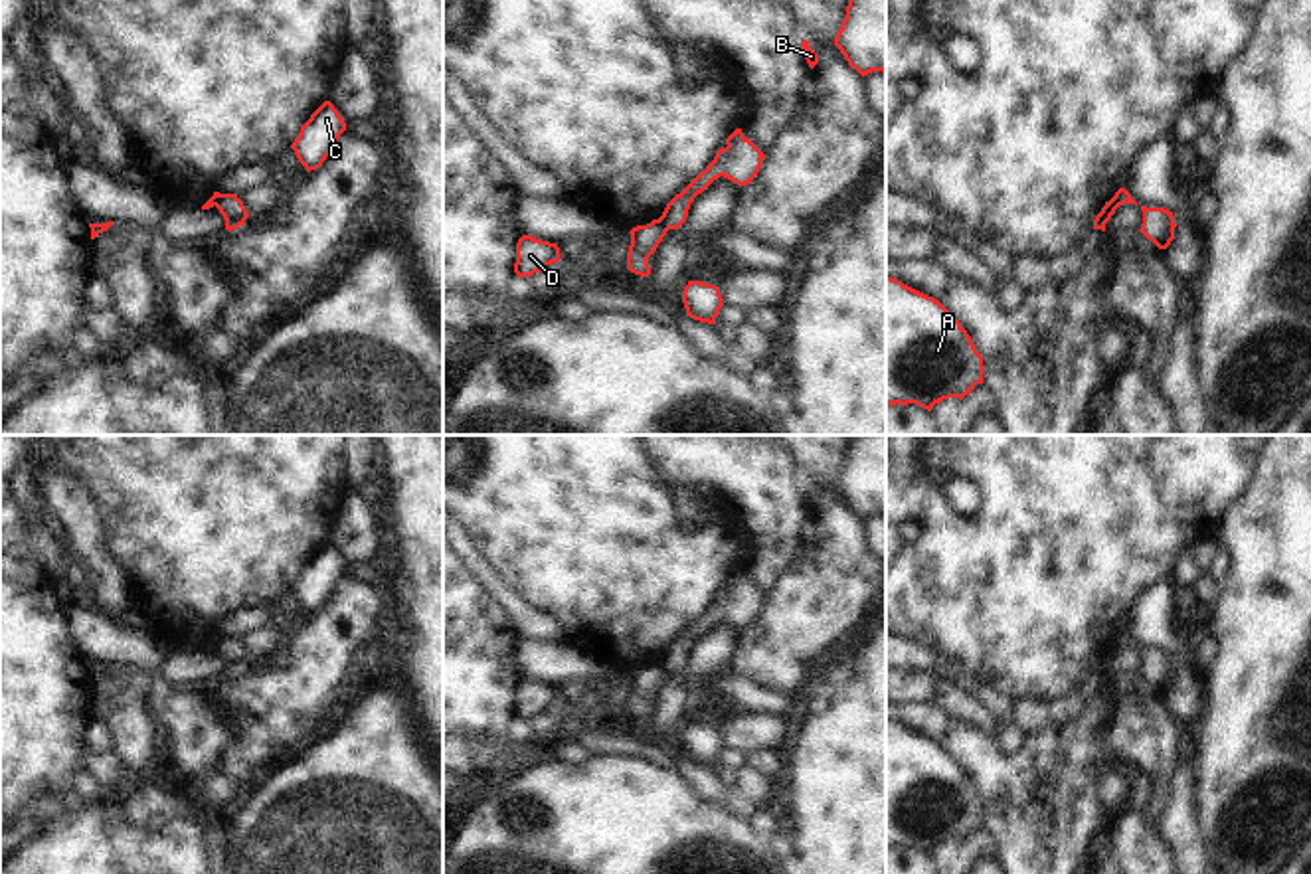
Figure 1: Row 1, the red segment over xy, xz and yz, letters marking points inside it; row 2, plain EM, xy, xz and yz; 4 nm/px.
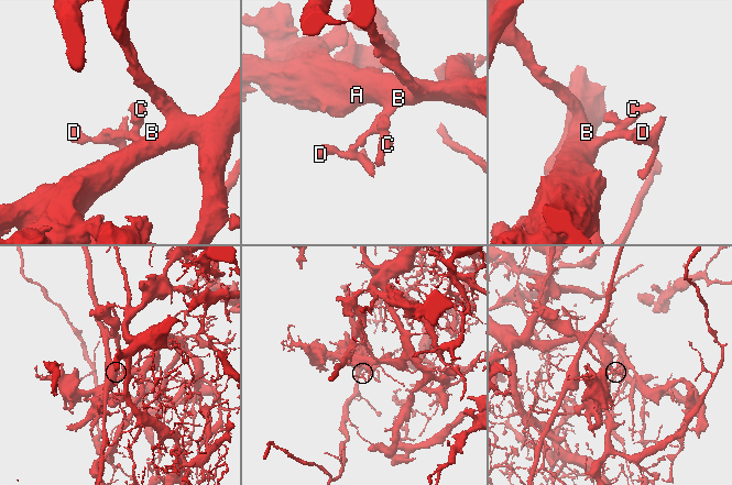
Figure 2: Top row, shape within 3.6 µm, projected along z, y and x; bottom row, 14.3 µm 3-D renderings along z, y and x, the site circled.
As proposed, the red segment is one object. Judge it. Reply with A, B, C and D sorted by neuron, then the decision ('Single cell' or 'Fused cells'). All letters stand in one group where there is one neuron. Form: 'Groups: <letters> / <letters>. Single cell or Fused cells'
Groups: A B C / D. Fused cells.

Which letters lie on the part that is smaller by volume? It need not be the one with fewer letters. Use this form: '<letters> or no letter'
D

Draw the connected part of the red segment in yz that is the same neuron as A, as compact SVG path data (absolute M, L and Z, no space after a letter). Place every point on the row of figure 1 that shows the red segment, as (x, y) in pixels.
M886 277L886 405L916 403L931 411L943 399L963 399L983 384L983 374L983 356L961 322L933 297Z

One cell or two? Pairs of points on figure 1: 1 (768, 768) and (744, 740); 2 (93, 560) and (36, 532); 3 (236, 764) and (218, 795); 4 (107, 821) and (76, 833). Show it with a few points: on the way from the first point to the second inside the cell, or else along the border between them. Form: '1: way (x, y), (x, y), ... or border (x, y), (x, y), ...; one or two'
1: border (774, 752), (750, 752), (746, 756); two
2: border (58, 534), (68, 548); two
3: border (218, 770), (240, 797); two
4: way (99, 829), (84, 833); one

